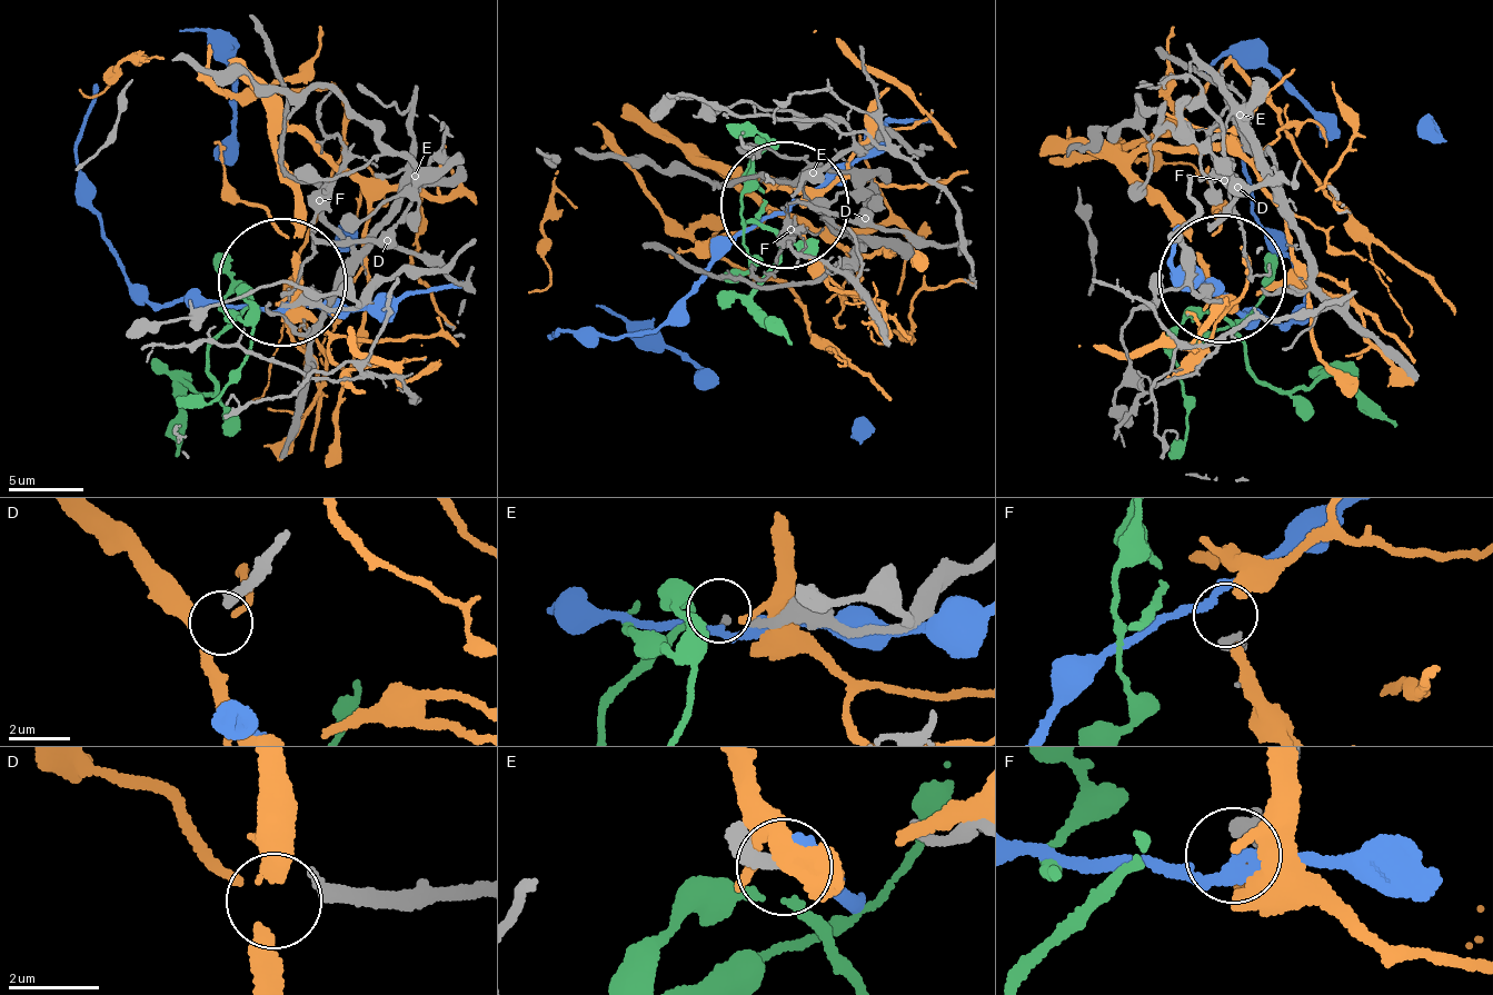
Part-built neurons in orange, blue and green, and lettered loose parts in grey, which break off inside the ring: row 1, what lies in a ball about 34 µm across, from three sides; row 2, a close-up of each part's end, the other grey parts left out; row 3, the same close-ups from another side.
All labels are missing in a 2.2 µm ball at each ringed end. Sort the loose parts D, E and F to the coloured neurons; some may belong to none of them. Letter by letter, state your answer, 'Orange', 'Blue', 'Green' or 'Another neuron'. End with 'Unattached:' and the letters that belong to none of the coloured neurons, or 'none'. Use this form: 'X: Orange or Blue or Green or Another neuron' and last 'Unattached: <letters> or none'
D: Another neuron
E: Green
F: Blue
Unattached: D

